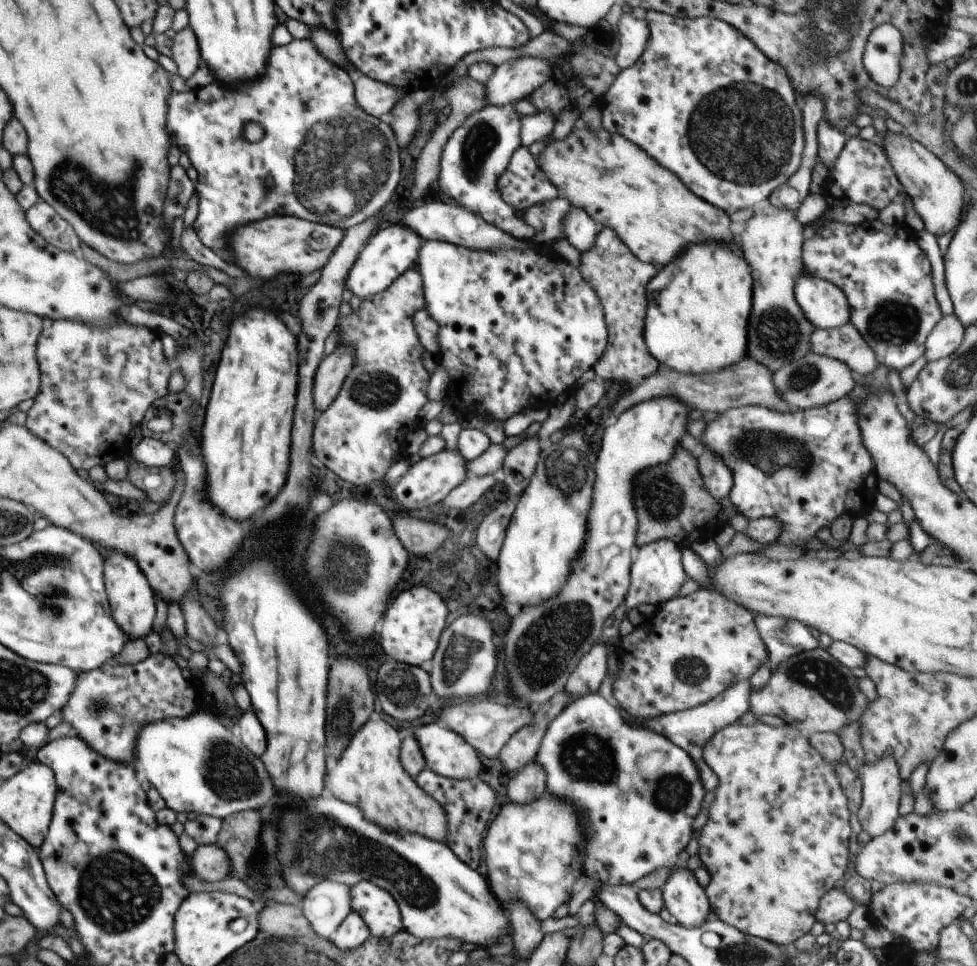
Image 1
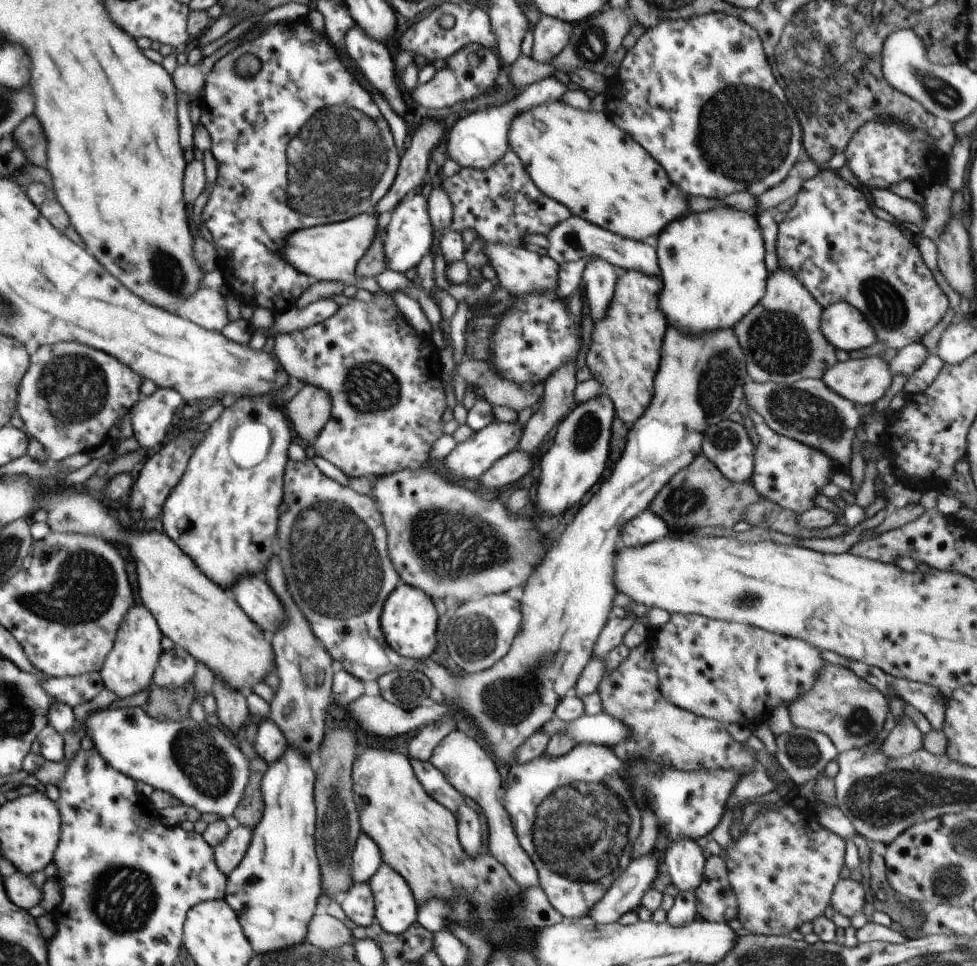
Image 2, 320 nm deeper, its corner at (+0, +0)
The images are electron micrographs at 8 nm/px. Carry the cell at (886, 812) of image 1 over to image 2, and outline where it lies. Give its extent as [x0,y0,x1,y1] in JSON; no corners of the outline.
[882,715,923,758]

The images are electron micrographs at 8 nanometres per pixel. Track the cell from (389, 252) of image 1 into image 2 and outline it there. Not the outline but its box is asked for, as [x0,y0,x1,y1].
[383,188,433,274]

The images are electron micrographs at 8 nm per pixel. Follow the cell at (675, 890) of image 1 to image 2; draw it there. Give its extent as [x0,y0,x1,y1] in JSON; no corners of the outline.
[664,838,706,892]

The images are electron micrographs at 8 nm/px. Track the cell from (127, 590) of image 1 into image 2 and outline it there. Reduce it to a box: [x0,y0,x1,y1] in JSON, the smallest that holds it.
[99,604,163,699]

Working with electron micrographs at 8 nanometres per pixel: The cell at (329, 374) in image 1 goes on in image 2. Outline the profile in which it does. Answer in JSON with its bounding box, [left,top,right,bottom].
[286,384,332,444]

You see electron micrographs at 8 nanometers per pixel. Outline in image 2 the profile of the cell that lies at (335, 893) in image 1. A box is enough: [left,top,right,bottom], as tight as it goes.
[350,833,382,886]

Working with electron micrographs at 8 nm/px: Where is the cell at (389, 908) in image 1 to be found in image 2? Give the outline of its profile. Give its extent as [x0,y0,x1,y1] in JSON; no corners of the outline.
[368,863,417,935]

